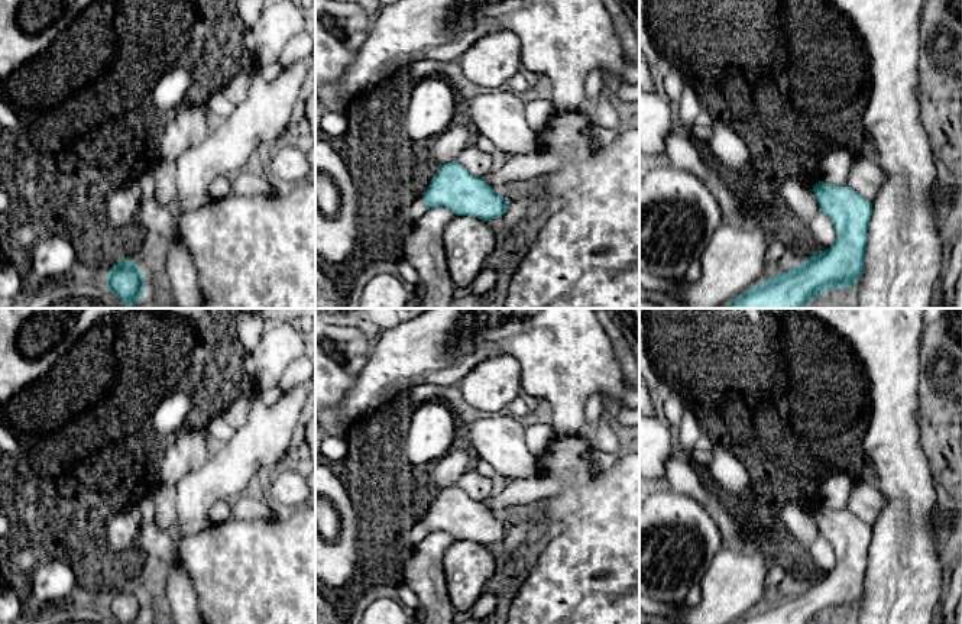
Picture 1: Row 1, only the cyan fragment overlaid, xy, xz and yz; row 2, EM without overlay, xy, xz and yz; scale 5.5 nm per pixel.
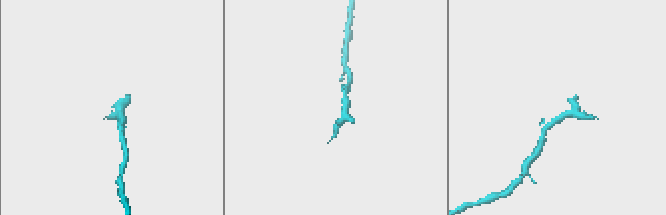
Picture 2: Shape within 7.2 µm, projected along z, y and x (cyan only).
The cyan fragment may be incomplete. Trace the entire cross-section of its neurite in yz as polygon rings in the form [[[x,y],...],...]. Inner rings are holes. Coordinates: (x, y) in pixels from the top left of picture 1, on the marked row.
[[[823,181],[813,185],[813,191],[835,226],[835,243],[738,295],[723,308],[803,308],[829,290],[852,288],[858,282],[865,269],[872,203],[851,187]]]

